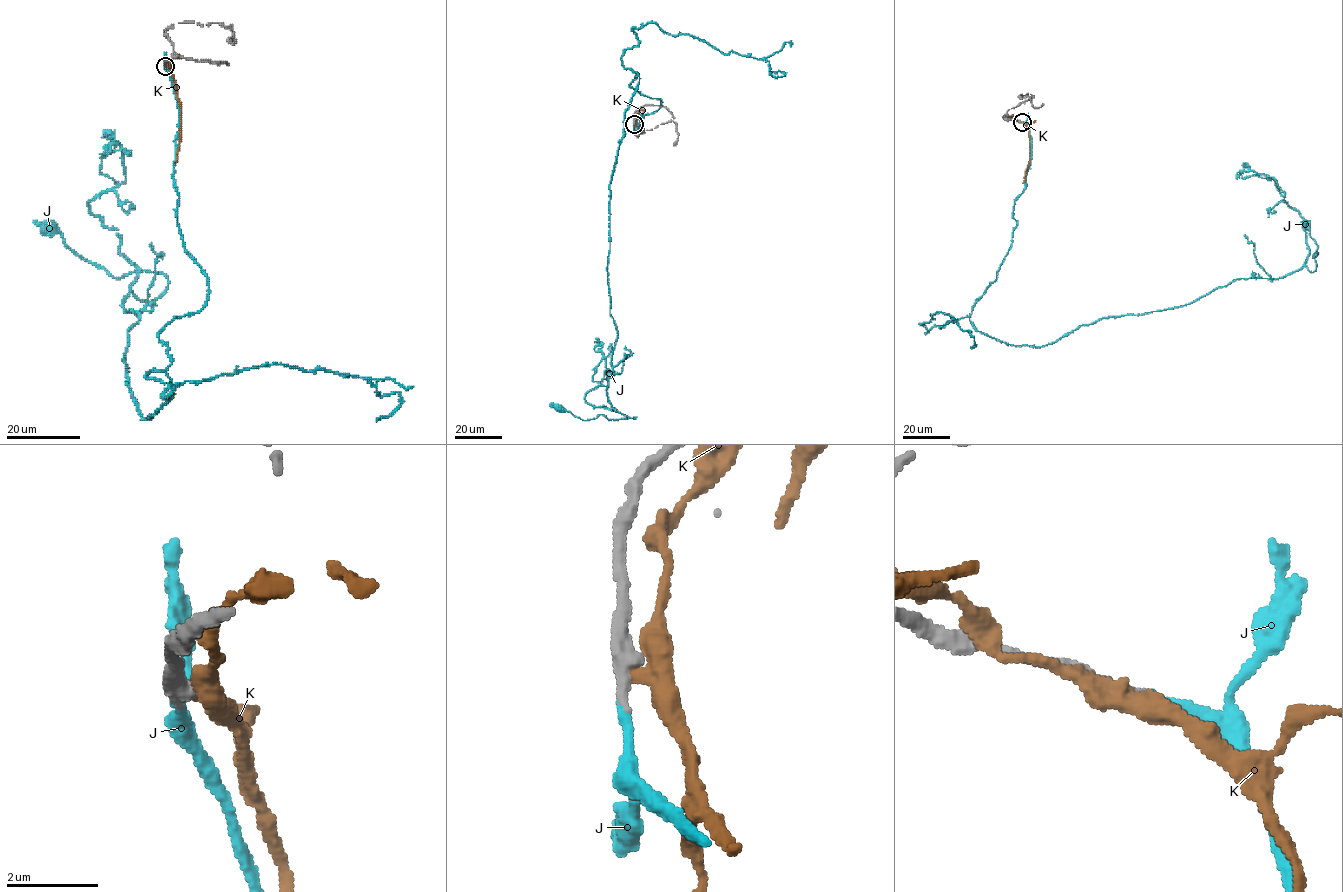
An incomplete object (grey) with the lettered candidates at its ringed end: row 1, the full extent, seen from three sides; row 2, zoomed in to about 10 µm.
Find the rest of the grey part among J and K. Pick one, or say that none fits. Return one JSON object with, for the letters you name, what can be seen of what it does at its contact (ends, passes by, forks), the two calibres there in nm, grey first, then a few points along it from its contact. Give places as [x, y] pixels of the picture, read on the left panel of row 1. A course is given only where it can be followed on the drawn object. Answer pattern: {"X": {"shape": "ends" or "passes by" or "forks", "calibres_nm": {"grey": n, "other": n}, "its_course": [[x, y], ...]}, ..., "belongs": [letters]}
{"J": {"shape": "ends", "calibres_nm": {"grey": 280, "other": 220}, "its_course": [[165, 65], [208, 291], [158, 335], [173, 394], [148, 418], [122, 304], [168, 279], [46, 228]]}, "belongs": ["J"]}

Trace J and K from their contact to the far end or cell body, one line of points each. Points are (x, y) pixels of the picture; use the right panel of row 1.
J: (1022, 121), (1031, 162), (1011, 246), (969, 315), (1008, 344), (1045, 345), (1239, 278), (1312, 272), (1307, 225)
K: (1019, 121), (1029, 130), (1029, 163), (1022, 183)

